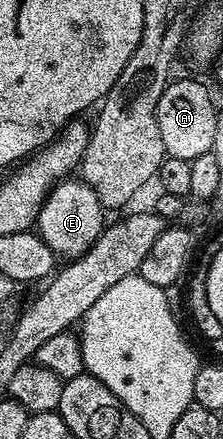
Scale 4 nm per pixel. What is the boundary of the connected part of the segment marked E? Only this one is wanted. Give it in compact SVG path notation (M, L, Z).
M67 179L59 181L46 194L44 203L39 207L36 232L44 239L44 243L48 243L48 247L52 247L56 255L62 256L63 253L63 258L73 259L87 253L92 243L96 243L96 239L108 224L108 218L105 216L107 217L107 214L100 199L89 183L81 179Z

